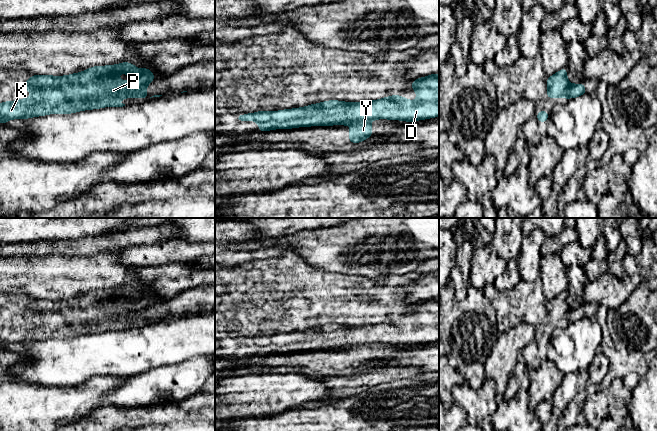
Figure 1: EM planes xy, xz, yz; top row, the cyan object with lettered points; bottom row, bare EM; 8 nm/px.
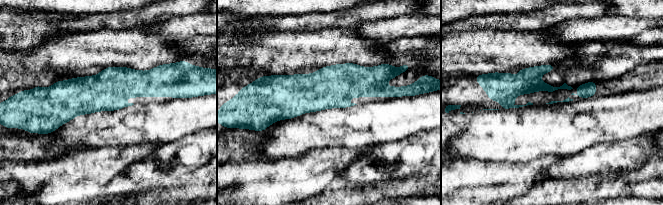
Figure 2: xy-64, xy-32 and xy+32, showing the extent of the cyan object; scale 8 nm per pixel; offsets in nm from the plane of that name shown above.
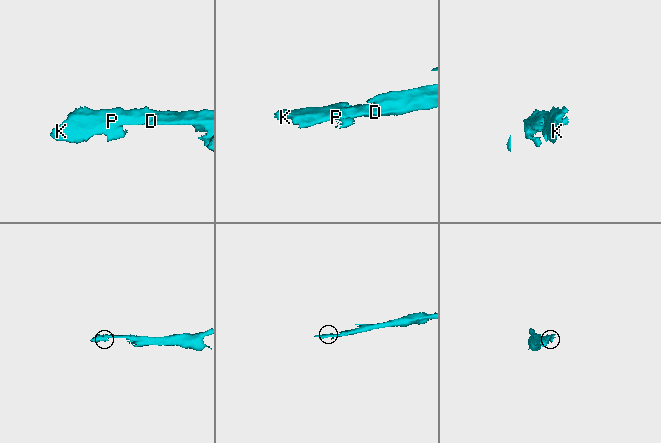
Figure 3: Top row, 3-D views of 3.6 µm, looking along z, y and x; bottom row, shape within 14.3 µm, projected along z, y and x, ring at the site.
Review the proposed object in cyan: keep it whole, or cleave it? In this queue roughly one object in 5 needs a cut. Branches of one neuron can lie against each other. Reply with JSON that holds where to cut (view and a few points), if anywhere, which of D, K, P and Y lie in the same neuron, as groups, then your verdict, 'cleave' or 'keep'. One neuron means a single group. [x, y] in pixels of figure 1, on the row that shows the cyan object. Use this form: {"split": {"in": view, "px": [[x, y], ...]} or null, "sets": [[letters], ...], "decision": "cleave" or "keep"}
{"split": {"in": "xz", "px": [[368, 121], [352, 121], [349, 123]]}, "sets": [["D", "K", "P"], ["Y"]], "decision": "cleave"}

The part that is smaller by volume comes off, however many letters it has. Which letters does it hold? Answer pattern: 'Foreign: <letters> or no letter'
Foreign: Y

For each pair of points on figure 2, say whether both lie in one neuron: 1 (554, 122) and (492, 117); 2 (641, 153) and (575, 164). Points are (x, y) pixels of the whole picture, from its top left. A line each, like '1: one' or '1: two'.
1: one
2: one

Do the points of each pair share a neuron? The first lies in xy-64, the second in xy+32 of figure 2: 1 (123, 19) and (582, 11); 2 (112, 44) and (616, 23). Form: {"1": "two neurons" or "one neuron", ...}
{"1": "one neuron", "2": "two neurons"}

